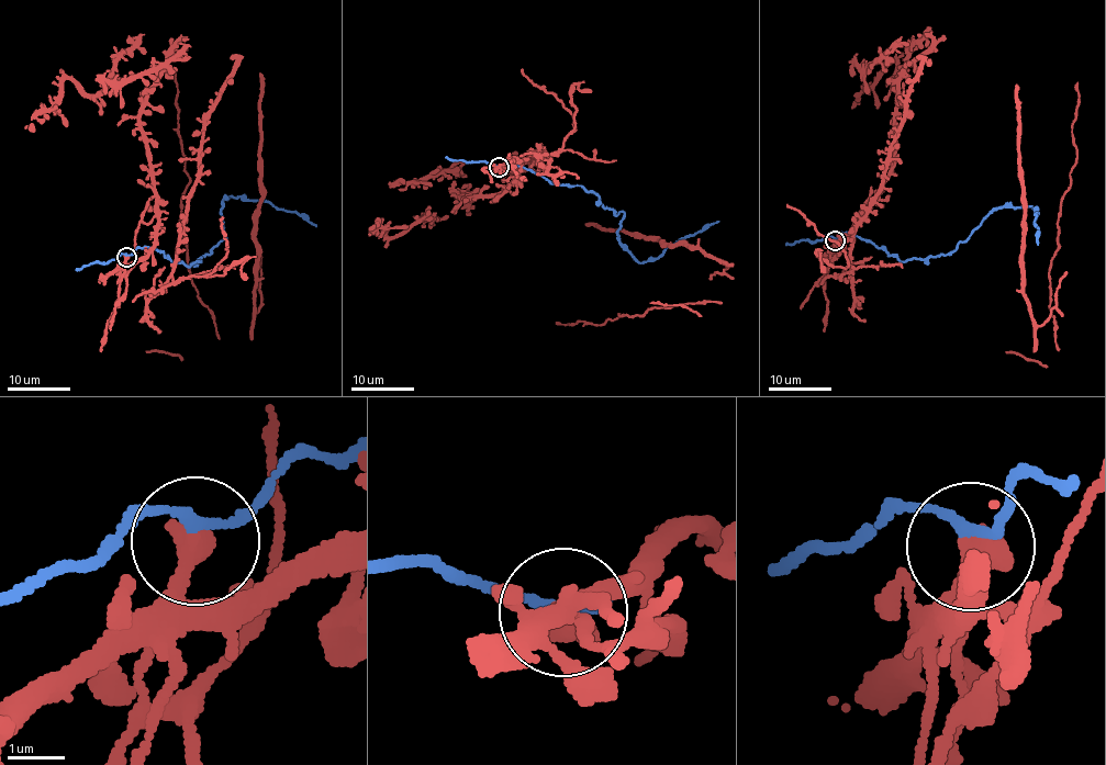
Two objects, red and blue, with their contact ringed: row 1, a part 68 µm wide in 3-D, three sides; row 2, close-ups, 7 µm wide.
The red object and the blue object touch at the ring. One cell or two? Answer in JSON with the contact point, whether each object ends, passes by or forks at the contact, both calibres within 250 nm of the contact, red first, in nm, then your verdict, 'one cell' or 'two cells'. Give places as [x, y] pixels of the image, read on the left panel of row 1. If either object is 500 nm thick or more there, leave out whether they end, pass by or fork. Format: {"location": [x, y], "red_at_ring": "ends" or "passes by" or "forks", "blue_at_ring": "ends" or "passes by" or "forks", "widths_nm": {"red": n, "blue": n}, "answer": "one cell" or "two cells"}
{"location": [126, 257], "red_at_ring": "ends", "blue_at_ring": "passes by", "widths_nm": {"red": 480, "blue": 150}, "answer": "two cells"}

